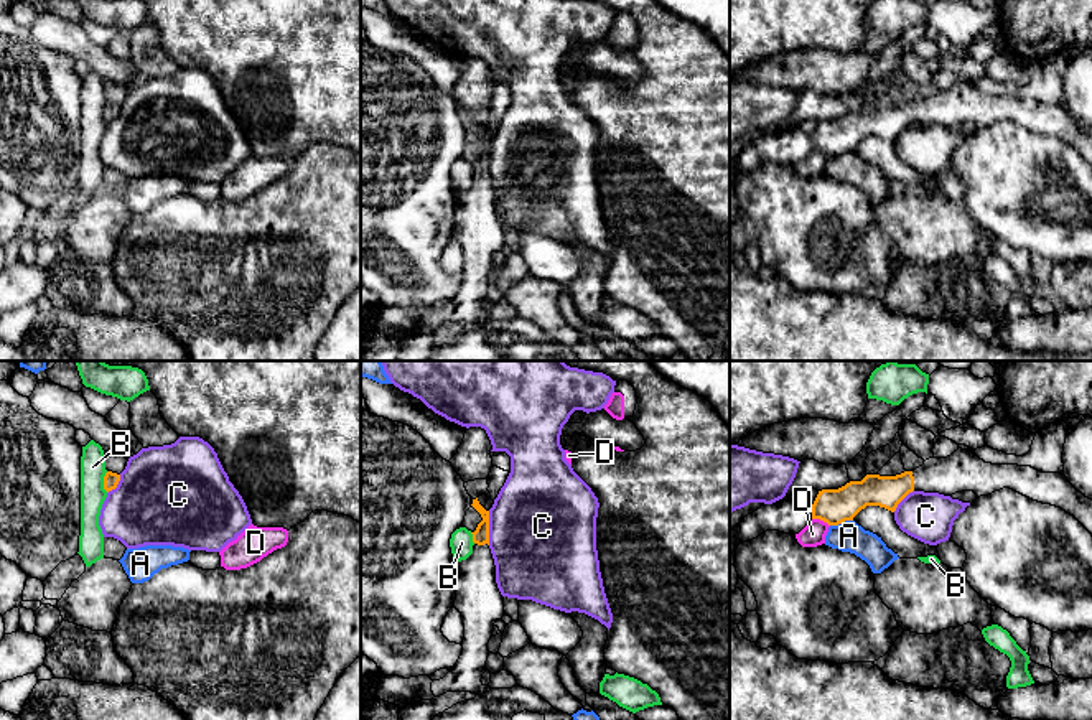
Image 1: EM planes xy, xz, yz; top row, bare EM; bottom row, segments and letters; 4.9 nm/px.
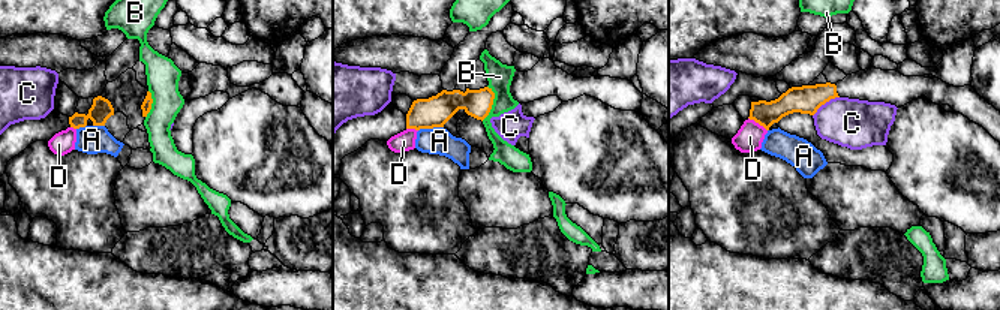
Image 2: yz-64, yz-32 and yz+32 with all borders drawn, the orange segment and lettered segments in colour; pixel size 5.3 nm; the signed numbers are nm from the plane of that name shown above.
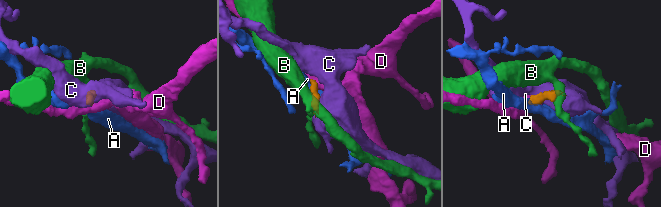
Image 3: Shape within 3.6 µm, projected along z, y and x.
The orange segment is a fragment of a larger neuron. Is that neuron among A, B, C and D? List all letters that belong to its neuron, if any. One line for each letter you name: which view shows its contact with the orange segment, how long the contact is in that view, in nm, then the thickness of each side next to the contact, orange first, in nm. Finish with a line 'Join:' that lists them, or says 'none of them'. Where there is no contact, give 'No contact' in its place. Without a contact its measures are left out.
Join: none of them

